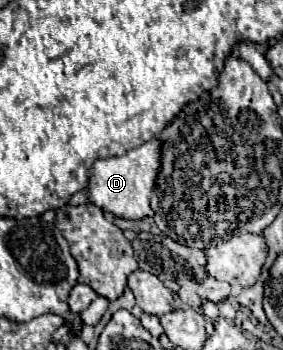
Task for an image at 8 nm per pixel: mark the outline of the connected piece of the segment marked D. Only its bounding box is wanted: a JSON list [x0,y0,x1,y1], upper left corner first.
[88,140,160,220]

